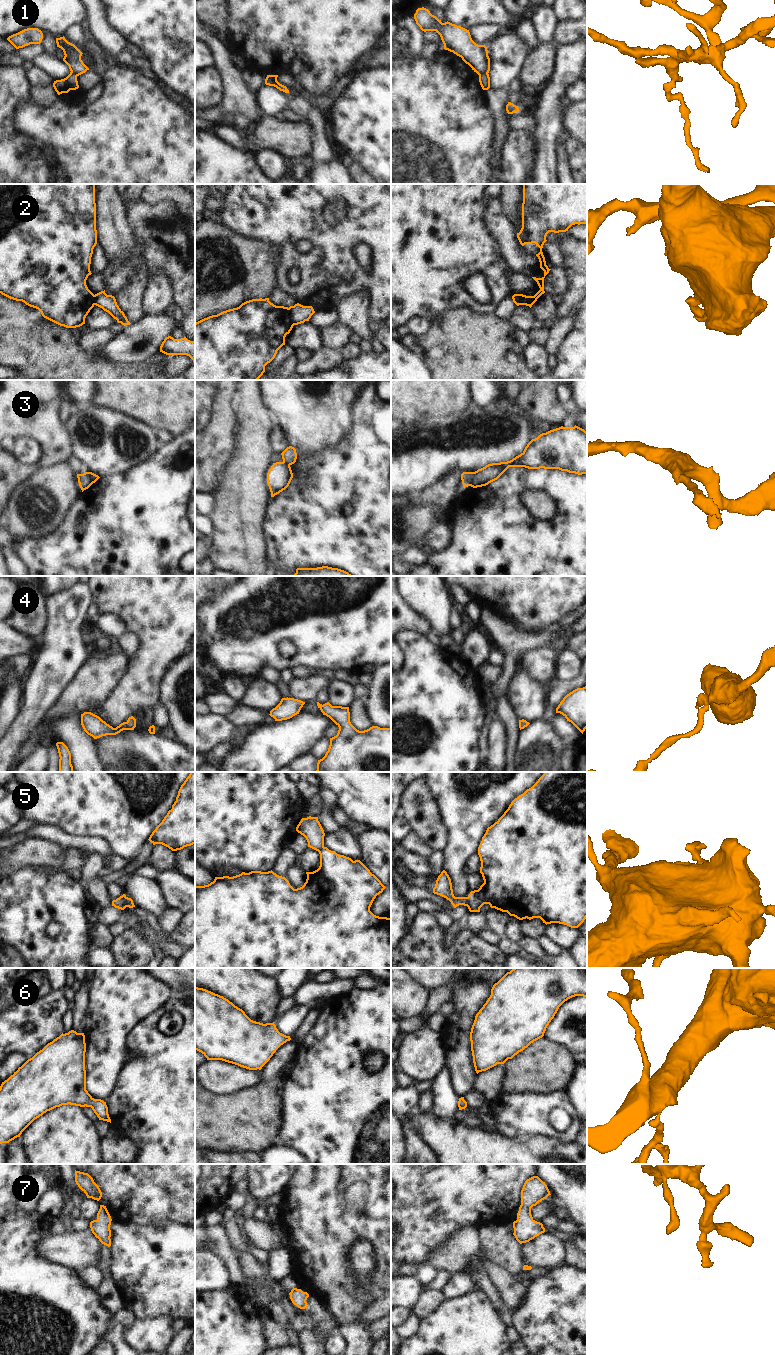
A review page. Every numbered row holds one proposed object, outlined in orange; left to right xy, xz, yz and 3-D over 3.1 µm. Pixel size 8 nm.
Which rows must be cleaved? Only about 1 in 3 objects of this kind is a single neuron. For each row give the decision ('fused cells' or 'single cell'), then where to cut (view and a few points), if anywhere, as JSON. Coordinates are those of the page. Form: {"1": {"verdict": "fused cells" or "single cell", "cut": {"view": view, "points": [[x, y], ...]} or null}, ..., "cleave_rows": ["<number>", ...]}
{"1": {"verdict": "fused cells", "cut": {"view": "yz", "points": [[487, 72], [479, 76]]}}, "2": {"verdict": "fused cells", "cut": {"view": "xz", "points": [[288, 308], [293, 325]]}}, "3": {"verdict": "fused cells", "cut": {"view": "yz", "points": [[474, 472], [474, 477], [468, 485]]}}, "4": {"verdict": "single cell", "cut": null}, "5": {"verdict": "fused cells", "cut": {"view": "xy", "points": [[125, 897], [126, 906]]}}, "6": {"verdict": "single cell", "cut": null}, "7": {"verdict": "single cell", "cut": null}, "cleave_rows": ["1", "2", "3", "5"]}

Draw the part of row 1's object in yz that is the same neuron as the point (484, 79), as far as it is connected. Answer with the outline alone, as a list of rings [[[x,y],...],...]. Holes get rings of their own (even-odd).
[[[484,73],[479,76],[479,82],[483,90],[488,90],[490,88],[490,77],[488,73]]]

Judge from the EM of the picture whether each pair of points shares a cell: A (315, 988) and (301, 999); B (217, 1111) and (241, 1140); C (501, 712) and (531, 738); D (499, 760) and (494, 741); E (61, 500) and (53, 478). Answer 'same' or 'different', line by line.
A: same
B: same
C: different
D: same
E: same

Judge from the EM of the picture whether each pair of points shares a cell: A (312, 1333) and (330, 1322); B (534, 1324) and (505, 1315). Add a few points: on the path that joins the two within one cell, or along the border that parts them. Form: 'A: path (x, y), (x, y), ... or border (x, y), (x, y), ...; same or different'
A: border (298, 1331), (303, 1328), (315, 1328), (324, 1339); different
B: border (511, 1310), (513, 1326); different

